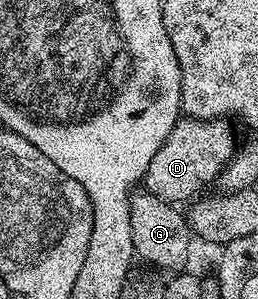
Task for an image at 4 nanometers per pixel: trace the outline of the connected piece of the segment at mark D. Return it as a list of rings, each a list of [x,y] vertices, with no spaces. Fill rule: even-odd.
[[[178,118],[159,152],[155,152],[155,160],[151,160],[147,168],[143,179],[144,193],[174,204],[196,199],[208,182],[218,181],[221,169],[232,160],[239,145],[239,139],[229,126],[232,125],[220,118]]]

